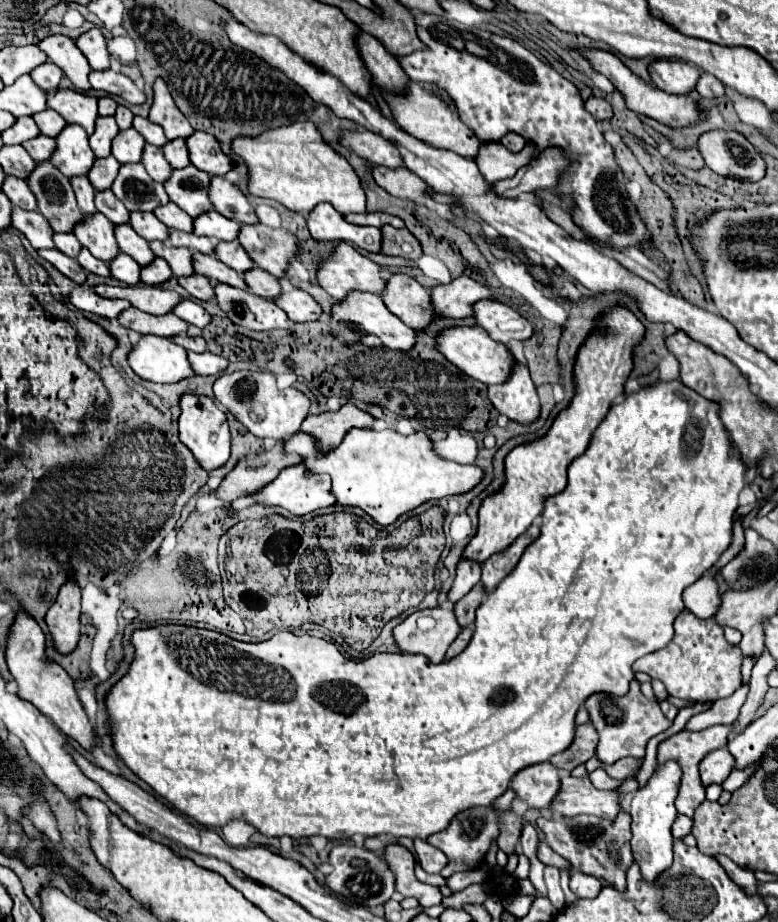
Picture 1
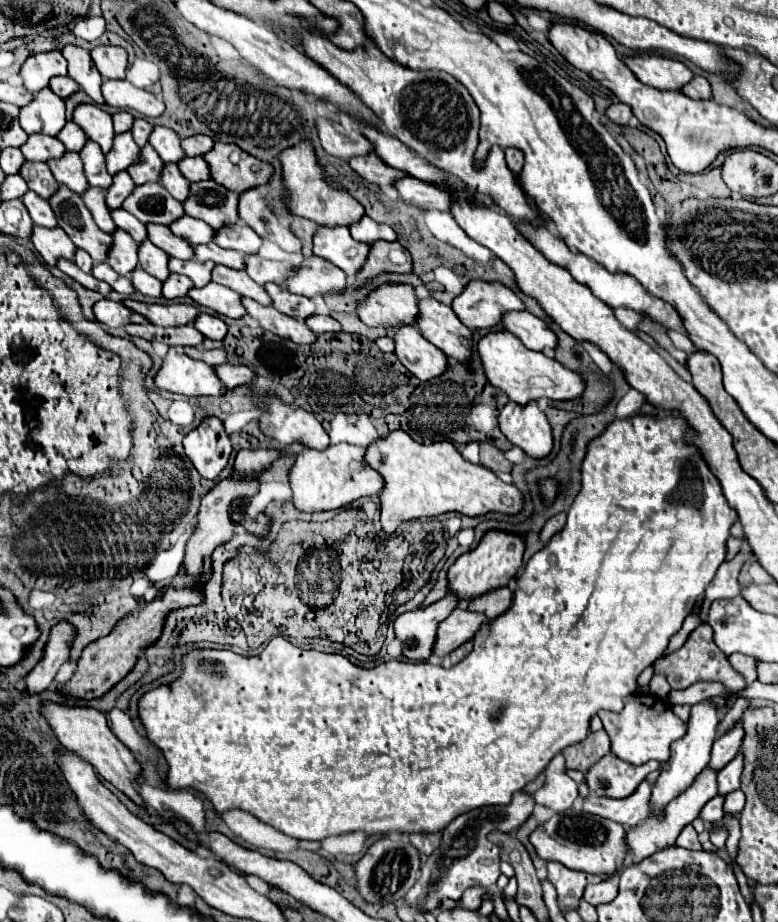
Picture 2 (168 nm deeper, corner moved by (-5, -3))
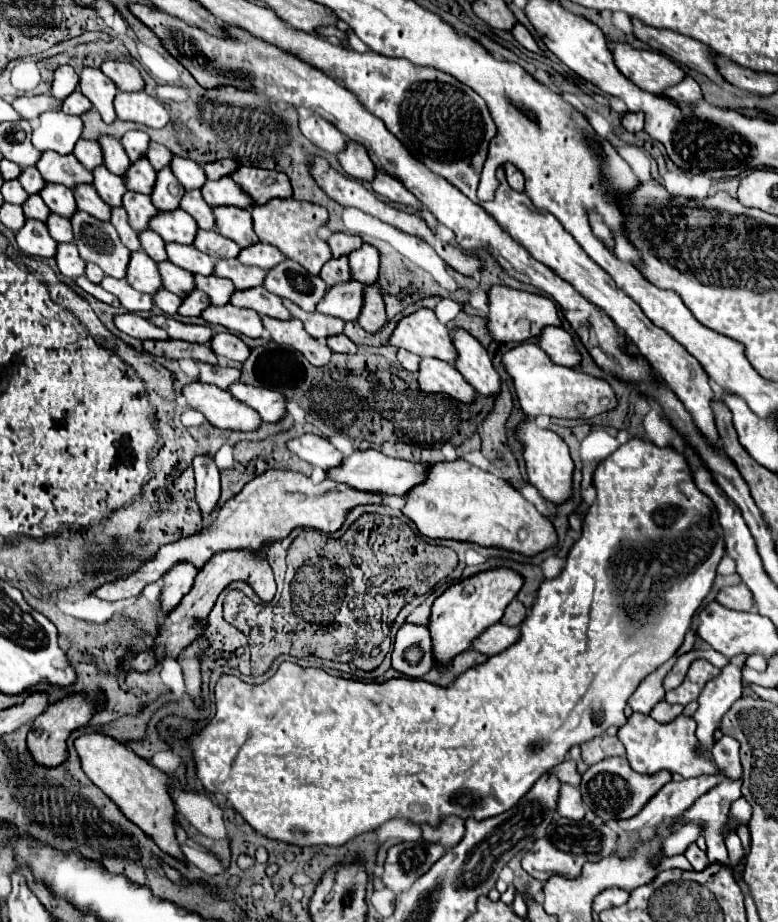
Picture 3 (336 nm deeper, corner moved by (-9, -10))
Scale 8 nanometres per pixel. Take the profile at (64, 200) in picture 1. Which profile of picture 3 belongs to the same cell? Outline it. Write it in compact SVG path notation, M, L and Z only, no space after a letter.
M76 212L70 222L82 260L100 266L112 278L126 278L132 252L122 244L116 228L110 222L94 220L86 212Z

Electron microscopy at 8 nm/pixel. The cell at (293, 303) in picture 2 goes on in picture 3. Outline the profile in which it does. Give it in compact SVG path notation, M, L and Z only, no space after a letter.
M284 300L284 306L290 310L292 318L298 318L304 324L306 332L316 340L326 340L330 336L344 332L344 320L334 320L332 316L322 316L318 312L314 312L314 316L310 316L296 304L290 304L290 300Z

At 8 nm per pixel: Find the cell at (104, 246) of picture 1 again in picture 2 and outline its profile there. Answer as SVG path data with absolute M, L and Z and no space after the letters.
M124 229L112 231L112 245L108 249L106 263L122 275L128 275L138 265L138 243Z

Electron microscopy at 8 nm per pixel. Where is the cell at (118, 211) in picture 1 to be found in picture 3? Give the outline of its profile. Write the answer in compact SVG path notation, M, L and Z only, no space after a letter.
M140 232L140 240L142 240L142 250L154 260L154 262L164 262L168 260L166 254L166 242L156 234L156 232Z

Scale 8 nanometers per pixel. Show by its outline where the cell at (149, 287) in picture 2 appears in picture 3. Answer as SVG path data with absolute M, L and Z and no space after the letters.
M162 288L160 292L154 294L154 304L156 304L158 308L162 308L168 316L174 316L174 314L178 312L180 304L182 304L182 298L180 298L180 296L174 296L172 292L168 292L168 290Z

